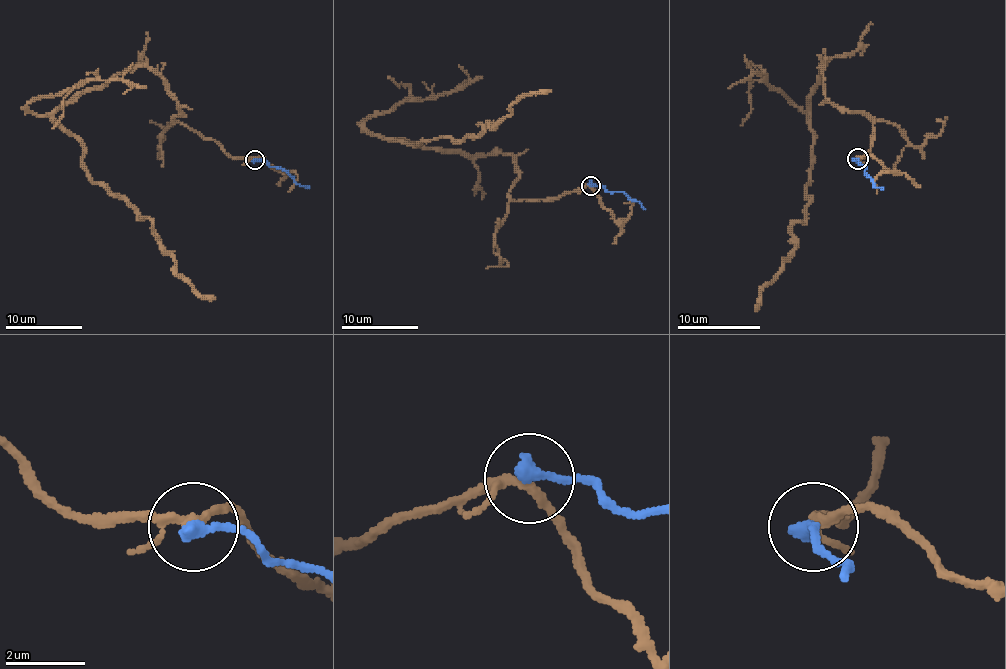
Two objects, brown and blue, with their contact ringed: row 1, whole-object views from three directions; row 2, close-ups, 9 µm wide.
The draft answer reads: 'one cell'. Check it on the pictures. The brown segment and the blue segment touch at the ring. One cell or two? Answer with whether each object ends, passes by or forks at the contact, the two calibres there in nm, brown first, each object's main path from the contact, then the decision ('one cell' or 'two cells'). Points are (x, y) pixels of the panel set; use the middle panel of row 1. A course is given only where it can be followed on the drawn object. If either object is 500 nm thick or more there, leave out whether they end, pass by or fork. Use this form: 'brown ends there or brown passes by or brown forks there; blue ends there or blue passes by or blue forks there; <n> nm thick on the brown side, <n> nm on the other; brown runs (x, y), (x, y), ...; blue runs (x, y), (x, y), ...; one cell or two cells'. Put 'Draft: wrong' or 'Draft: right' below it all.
brown forks there; blue ends there; 190 nm thick on the brown side, 360 nm on the other; brown runs (591, 186), (516, 201), (509, 193), (518, 167), (505, 153), (390, 142), (476, 138), (526, 95), (551, 92); blue runs (591, 186), (599, 186), (607, 191), (622, 191), (645, 209); two cells
Draft: wrong

